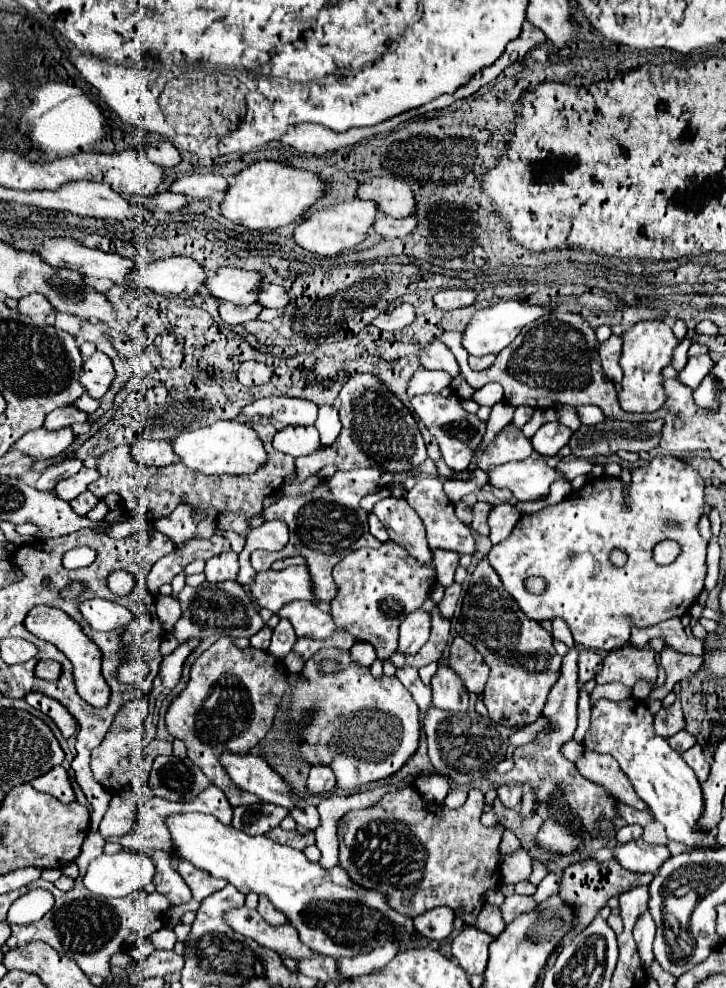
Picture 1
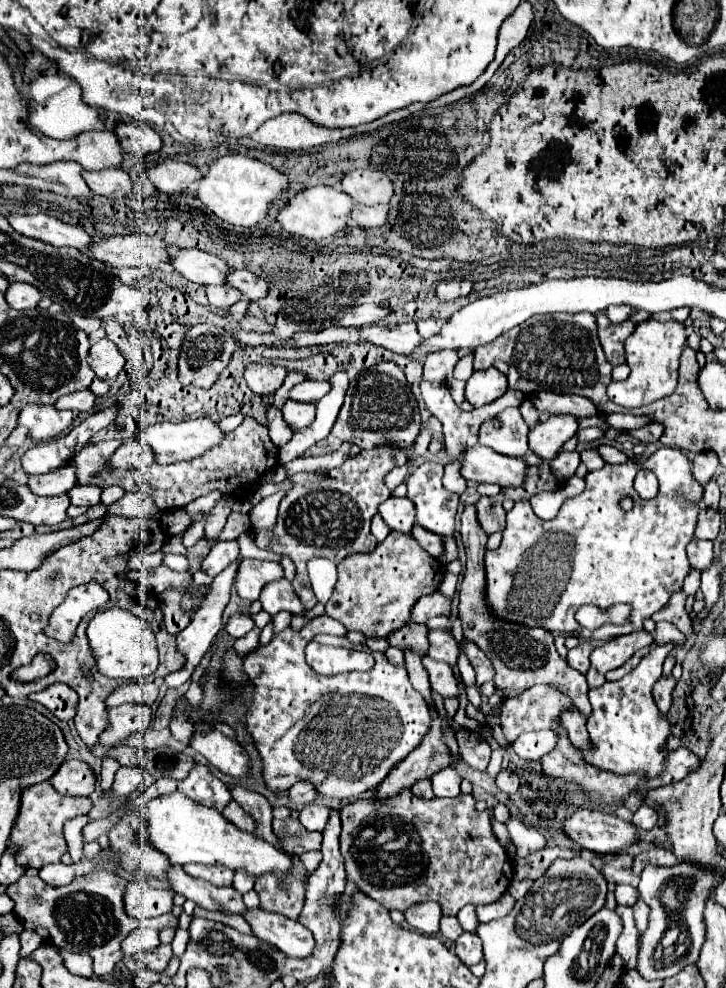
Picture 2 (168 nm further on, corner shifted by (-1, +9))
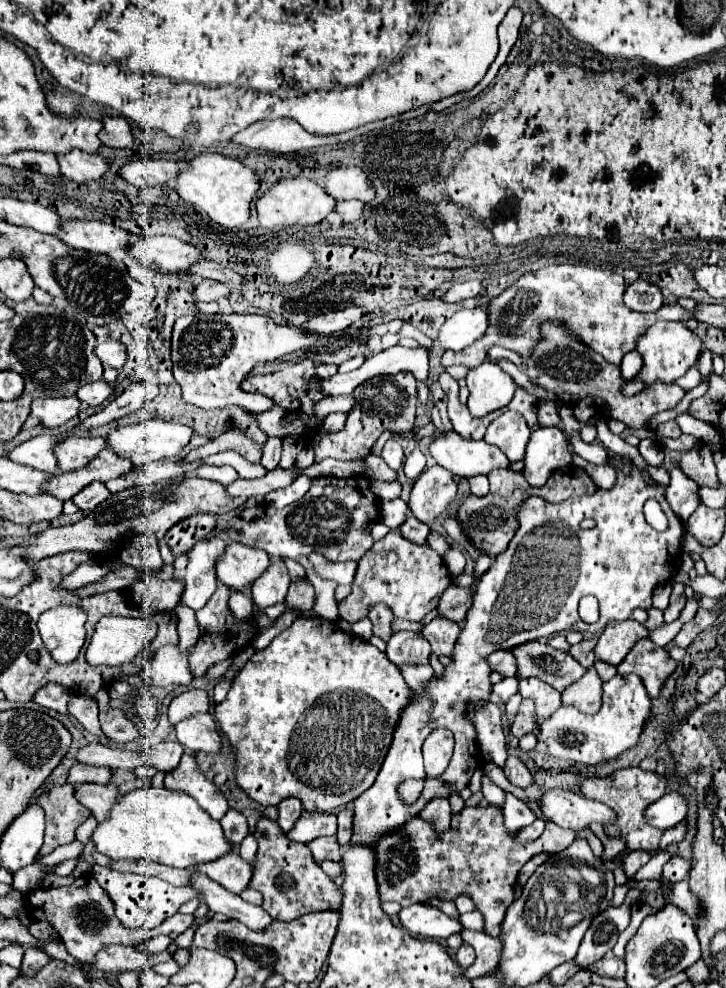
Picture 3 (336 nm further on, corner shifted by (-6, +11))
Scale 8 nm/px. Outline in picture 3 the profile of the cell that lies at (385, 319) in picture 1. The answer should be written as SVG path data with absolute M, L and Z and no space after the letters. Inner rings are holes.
M346 306L342 310L326 310L318 314L316 318L312 318L310 322L304 322L300 326L318 334L334 334L334 332L346 330L348 326L358 322L362 316L364 316L362 306Z

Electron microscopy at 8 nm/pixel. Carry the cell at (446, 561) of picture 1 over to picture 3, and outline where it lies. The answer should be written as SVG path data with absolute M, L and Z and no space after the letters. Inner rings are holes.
M408 518L408 522L404 522L404 526L400 528L400 532L414 544L426 544L428 536L430 536L430 528L424 526L422 522L416 522L416 518Z

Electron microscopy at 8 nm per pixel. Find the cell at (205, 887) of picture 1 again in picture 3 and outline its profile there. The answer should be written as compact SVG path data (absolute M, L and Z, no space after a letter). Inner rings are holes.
M228 854L228 858L218 858L216 862L200 864L200 866L196 866L196 870L236 894L246 890L250 878L252 878L250 864L244 862L238 854Z

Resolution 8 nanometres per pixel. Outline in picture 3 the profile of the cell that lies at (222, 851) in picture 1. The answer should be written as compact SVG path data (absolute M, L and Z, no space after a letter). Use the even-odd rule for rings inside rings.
M140 788L120 796L120 800L110 812L110 818L104 824L98 824L92 832L92 840L96 842L98 852L110 856L112 860L148 858L174 868L194 868L196 864L212 862L234 852L234 844L224 836L224 830L218 820L210 818L210 814L204 812L192 796L166 788Z

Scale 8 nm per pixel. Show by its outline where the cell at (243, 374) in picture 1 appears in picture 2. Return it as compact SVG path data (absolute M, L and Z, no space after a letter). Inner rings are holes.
M249 364L245 370L247 386L251 388L253 394L259 394L259 396L269 396L269 394L277 392L277 388L281 388L285 376L287 376L287 370L281 366Z

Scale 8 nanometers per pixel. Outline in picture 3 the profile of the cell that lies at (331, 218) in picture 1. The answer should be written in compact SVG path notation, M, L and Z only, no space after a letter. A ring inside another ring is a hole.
M290 178L290 180L280 180L276 182L258 202L258 220L264 228L274 228L274 226L314 226L326 220L330 212L336 210L336 198L332 198L320 184L308 180L308 178Z

